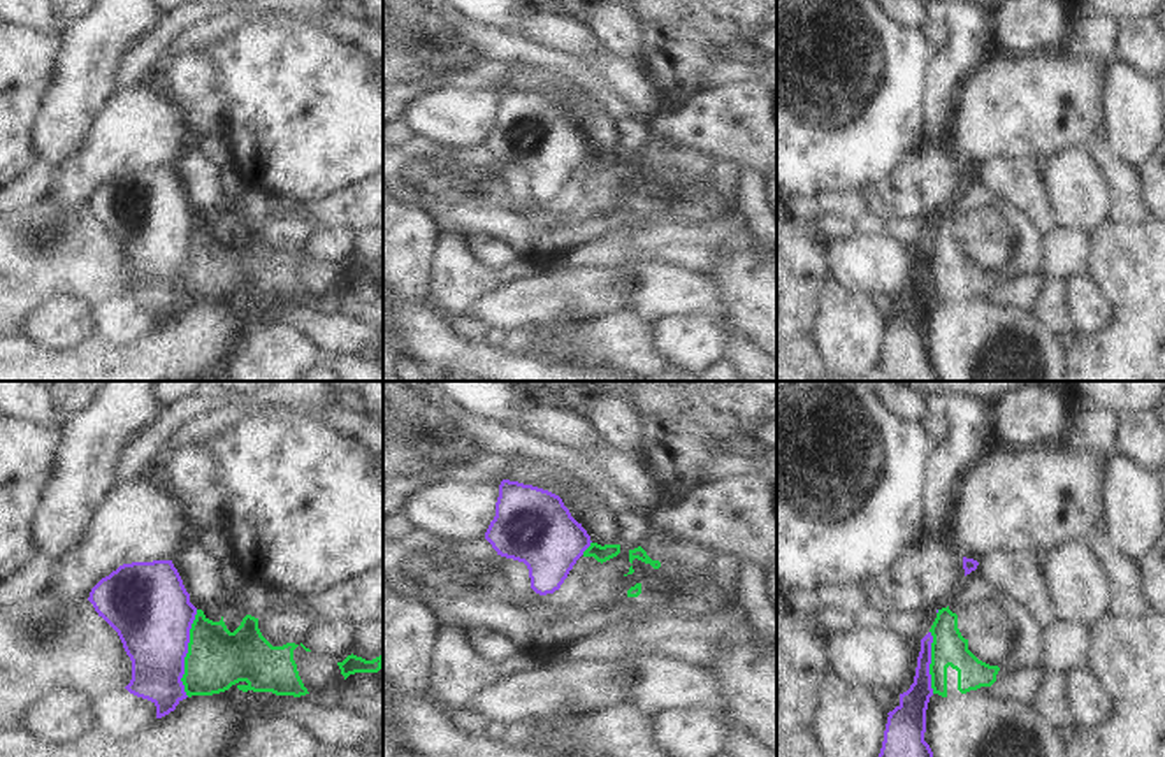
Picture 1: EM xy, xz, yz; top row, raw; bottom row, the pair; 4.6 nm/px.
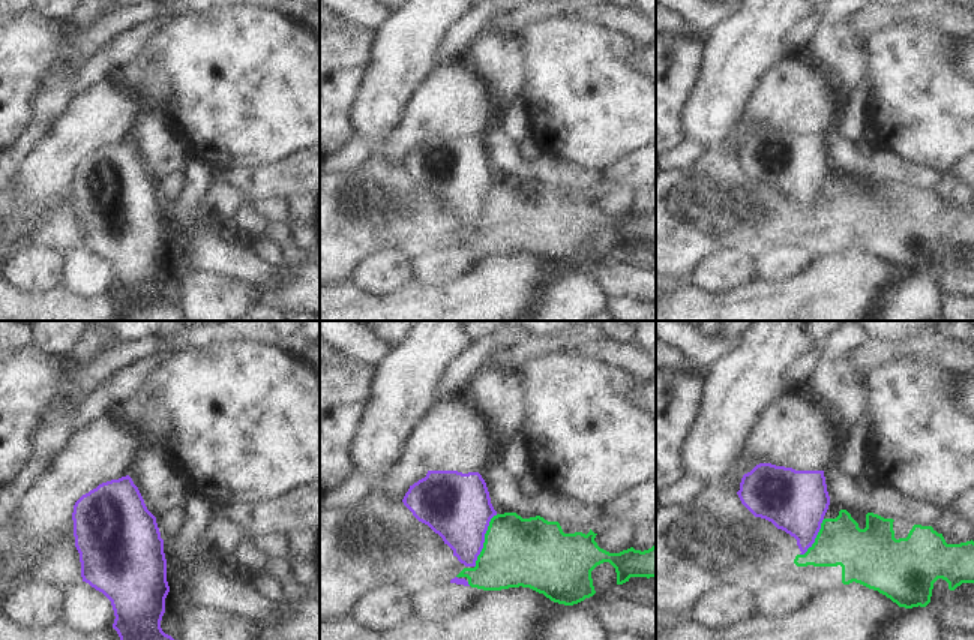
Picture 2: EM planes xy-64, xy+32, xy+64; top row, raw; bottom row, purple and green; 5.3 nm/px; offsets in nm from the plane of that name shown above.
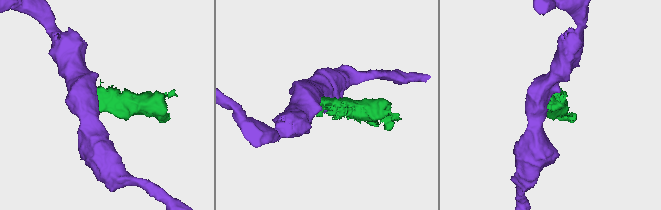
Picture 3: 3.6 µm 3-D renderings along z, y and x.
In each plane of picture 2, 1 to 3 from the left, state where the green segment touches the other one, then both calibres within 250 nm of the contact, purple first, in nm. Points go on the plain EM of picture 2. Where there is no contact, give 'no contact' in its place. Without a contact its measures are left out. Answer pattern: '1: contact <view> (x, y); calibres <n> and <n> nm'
1: no contact
2: contact xy+32 (483, 204); calibres 360 and 360 nm
3: contact xy+64 (815, 201); calibres 340 and 260 nm

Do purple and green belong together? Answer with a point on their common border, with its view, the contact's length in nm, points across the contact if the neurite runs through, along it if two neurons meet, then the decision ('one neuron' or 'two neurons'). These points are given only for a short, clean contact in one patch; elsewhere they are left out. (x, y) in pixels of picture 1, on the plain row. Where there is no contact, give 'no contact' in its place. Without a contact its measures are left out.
contact xy (187, 259); length 400 nm; border xy (197, 216), (192, 227), (181, 285), (187, 302); two neurons

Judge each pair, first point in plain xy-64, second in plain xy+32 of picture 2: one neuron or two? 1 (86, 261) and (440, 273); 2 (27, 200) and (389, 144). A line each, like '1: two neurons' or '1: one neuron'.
1: one neuron
2: one neuron

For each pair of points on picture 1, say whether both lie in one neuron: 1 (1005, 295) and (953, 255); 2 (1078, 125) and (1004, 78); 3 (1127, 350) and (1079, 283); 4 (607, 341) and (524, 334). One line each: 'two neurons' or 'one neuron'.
1: two neurons
2: one neuron
3: two neurons
4: one neuron

